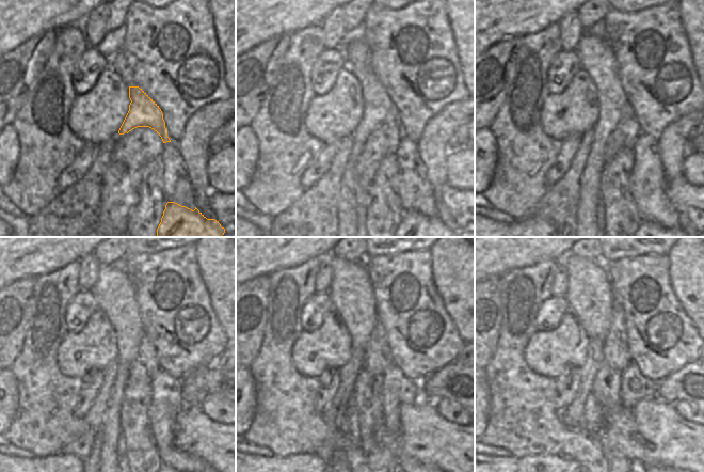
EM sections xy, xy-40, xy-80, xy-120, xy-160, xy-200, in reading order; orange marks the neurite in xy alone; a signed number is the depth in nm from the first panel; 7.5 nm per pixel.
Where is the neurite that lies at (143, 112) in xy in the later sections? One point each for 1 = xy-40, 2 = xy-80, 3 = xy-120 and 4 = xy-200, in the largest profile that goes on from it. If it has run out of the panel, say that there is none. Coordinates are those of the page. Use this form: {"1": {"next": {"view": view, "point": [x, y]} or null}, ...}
{"1": {"next": {"view": "xy-40", "point": [378, 107]}}, "2": {"next": {"view": "xy-80", "point": [596, 58]}}, "3": {"next": {"view": "xy-120", "point": [115, 295]}}, "4": {"next": {"view": "xy-200", "point": [589, 295]}}}

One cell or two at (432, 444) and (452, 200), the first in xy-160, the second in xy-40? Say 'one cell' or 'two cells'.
one cell

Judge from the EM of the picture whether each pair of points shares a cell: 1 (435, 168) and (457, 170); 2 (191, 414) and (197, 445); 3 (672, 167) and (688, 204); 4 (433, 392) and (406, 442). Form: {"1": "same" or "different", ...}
{"1": "different", "2": "same", "3": "different", "4": "different"}

